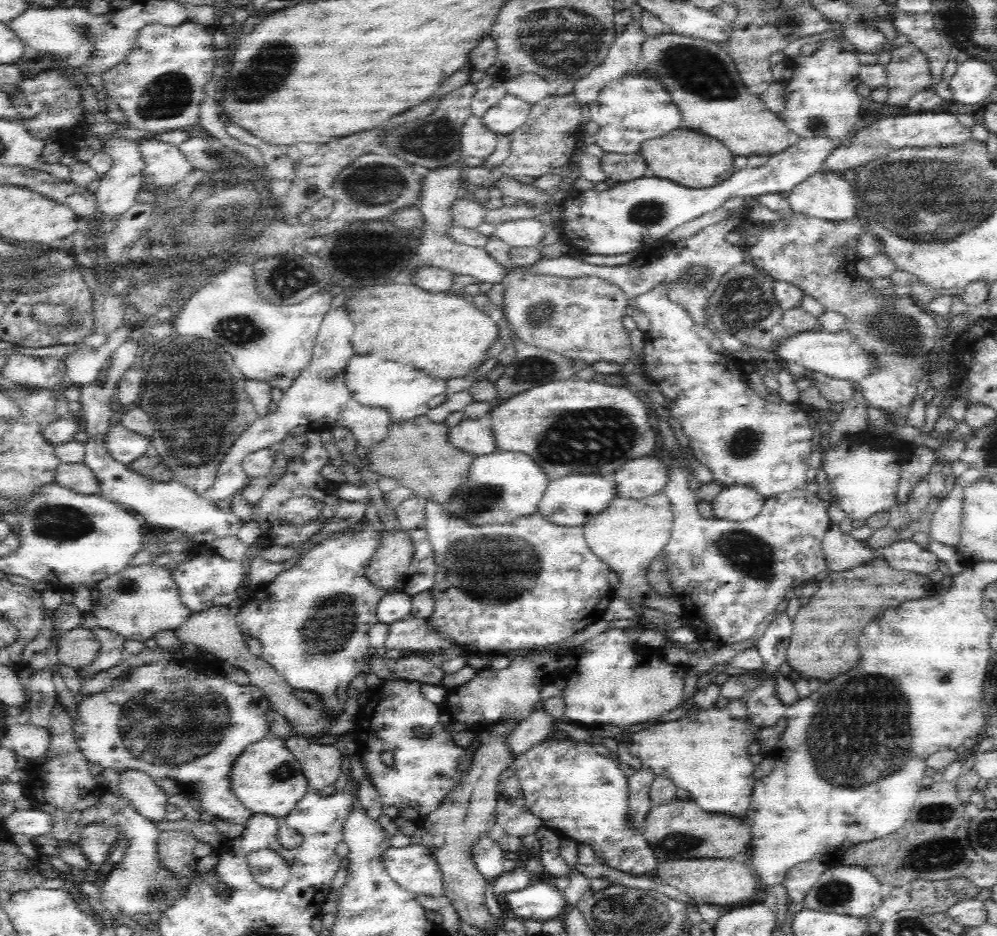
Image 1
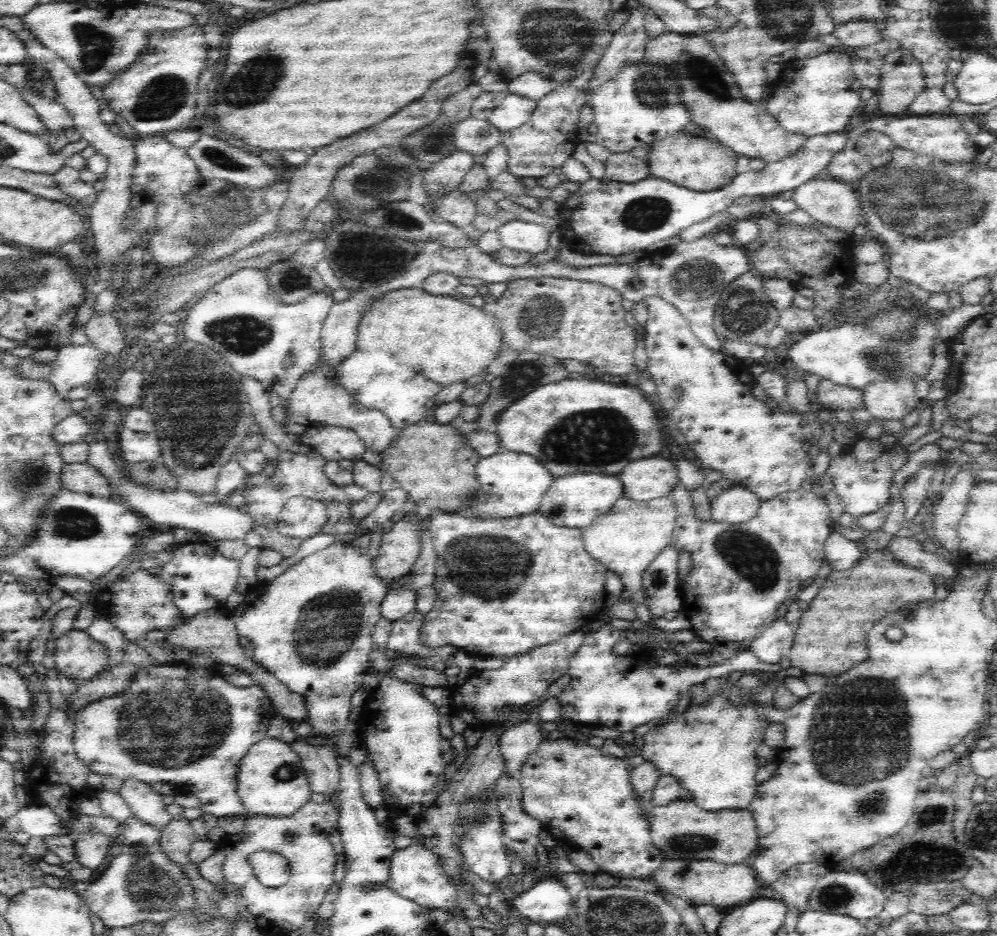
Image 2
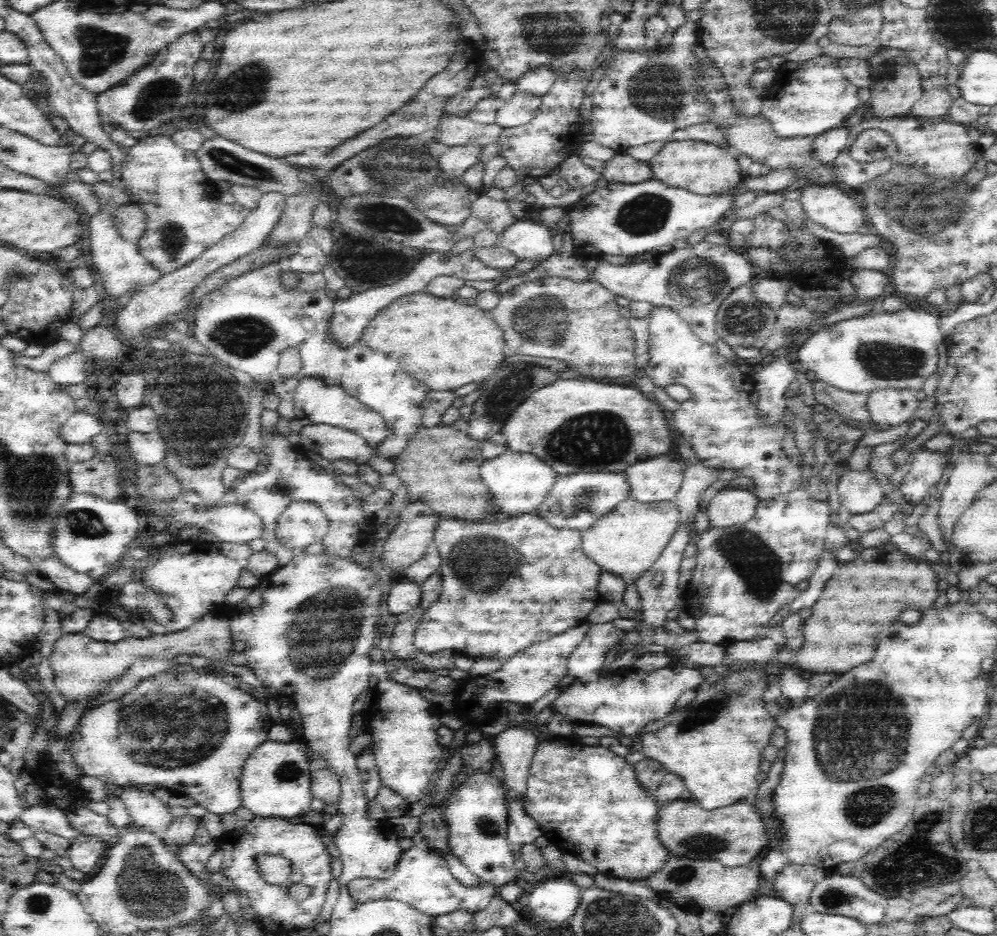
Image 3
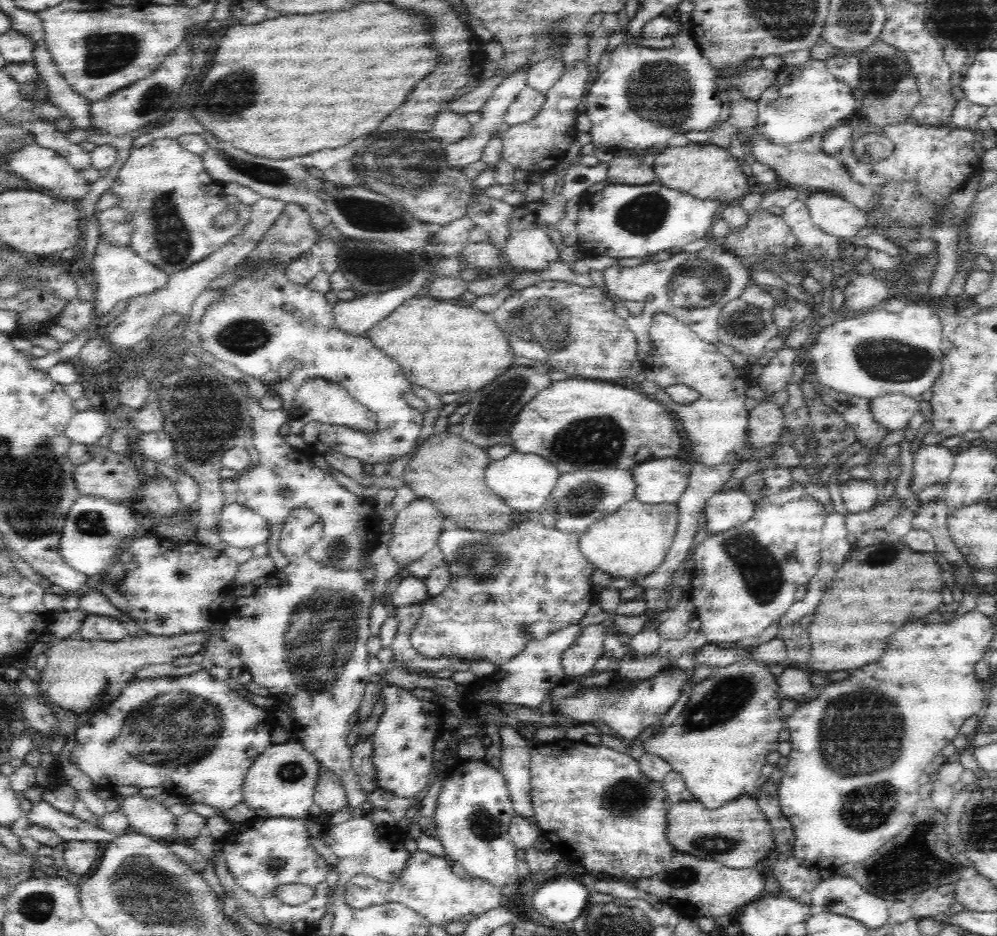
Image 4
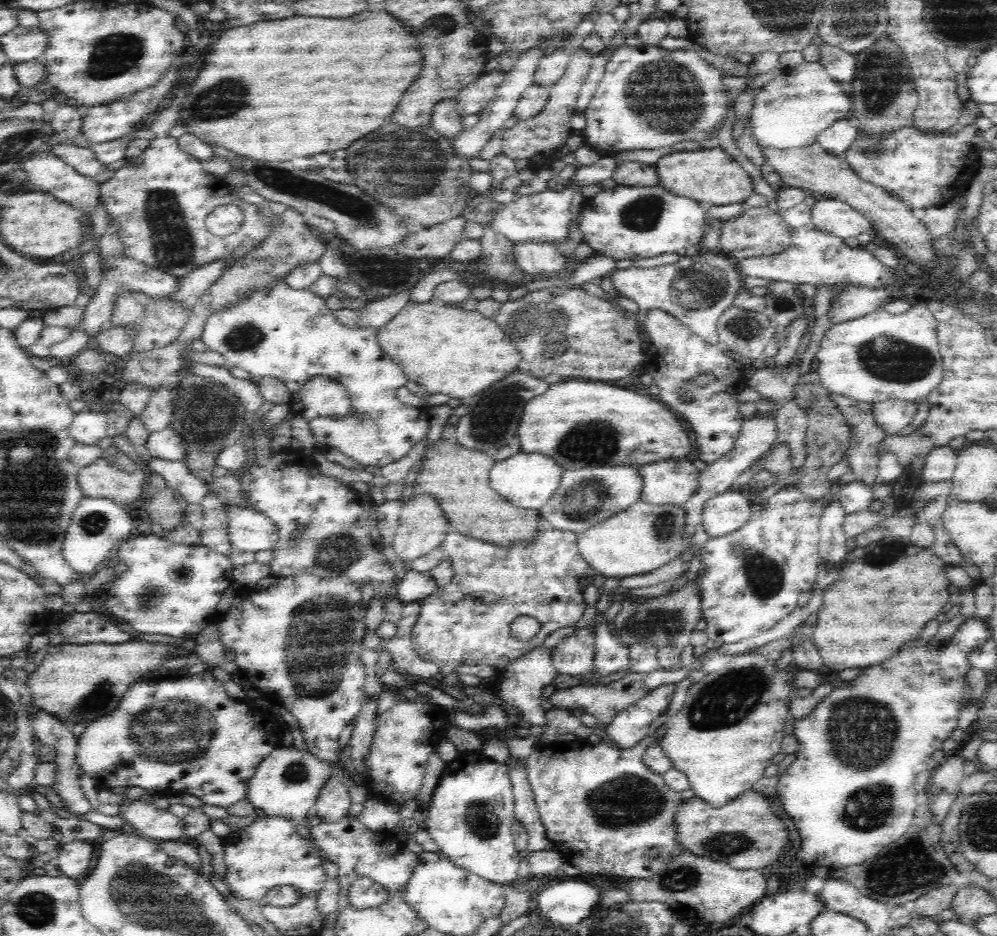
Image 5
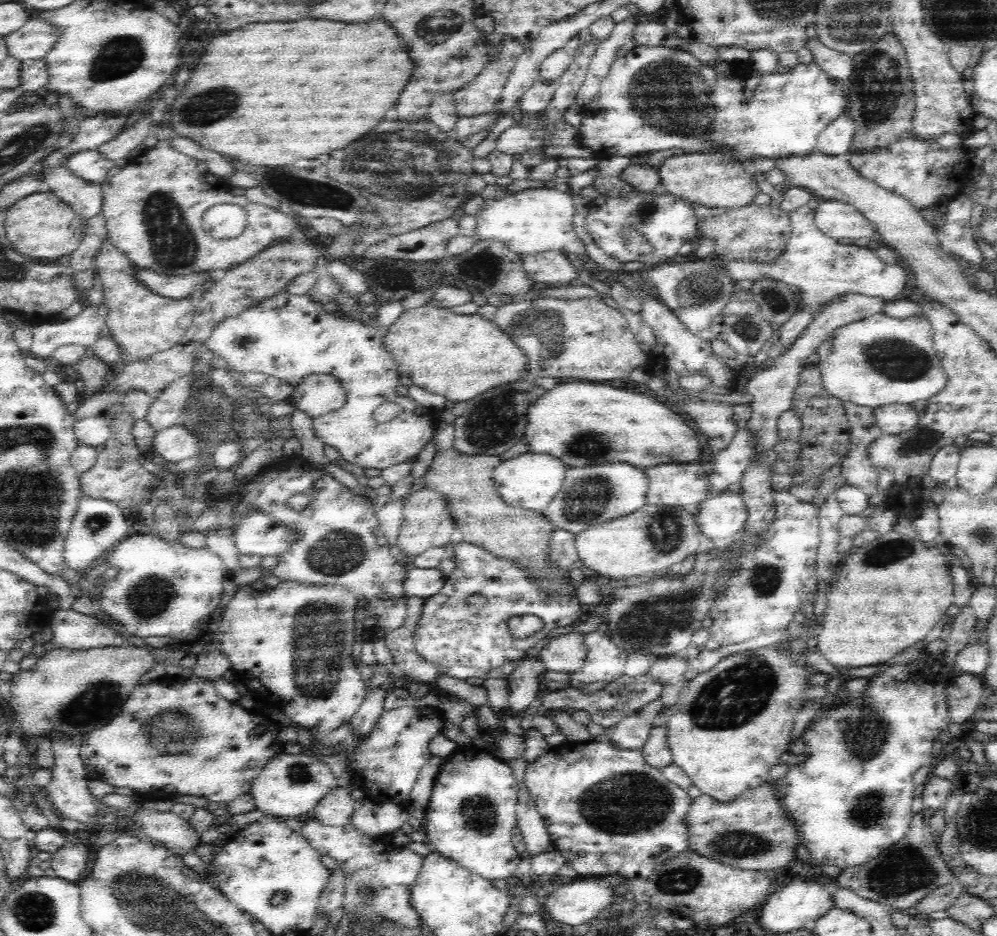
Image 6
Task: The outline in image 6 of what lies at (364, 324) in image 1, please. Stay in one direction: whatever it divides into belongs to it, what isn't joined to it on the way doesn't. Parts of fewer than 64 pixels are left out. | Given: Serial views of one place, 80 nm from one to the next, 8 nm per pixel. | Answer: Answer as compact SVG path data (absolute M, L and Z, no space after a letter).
M429 302L403 312L398 322L388 329L383 343L394 357L399 372L408 374L426 392L444 396L454 403L472 400L486 390L526 378L526 354L492 320L477 313L460 315Z

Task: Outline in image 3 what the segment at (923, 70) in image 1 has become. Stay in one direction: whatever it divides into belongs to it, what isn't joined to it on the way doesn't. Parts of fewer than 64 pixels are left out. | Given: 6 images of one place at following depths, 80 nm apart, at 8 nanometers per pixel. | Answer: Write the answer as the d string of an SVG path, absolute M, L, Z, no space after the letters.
M882 47L876 50L874 56L867 59L869 65L871 84L868 86L870 108L868 115L876 120L892 120L911 115L912 108L923 94L921 79L911 71L912 63L906 53L891 47Z

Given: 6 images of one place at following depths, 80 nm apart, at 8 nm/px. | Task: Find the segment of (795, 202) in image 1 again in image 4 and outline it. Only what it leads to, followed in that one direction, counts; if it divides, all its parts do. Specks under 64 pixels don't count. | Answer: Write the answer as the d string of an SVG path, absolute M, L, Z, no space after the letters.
M828 191L809 193L805 205L814 226L842 241L850 240L862 228L871 225L867 216L858 210L858 207Z

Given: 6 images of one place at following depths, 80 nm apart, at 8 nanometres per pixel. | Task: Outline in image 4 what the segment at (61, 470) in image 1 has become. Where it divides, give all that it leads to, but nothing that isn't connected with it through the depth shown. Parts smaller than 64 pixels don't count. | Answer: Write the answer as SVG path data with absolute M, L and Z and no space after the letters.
M99 449L90 462L74 469L74 482L80 495L110 498L115 503L126 502L140 486L139 469L126 454Z

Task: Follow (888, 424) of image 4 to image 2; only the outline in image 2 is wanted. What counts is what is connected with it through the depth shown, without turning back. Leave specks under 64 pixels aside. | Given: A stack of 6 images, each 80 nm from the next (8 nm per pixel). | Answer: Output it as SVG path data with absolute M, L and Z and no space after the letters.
M882 381L863 388L863 403L870 419L901 421L918 405L920 399L914 392L914 381Z

